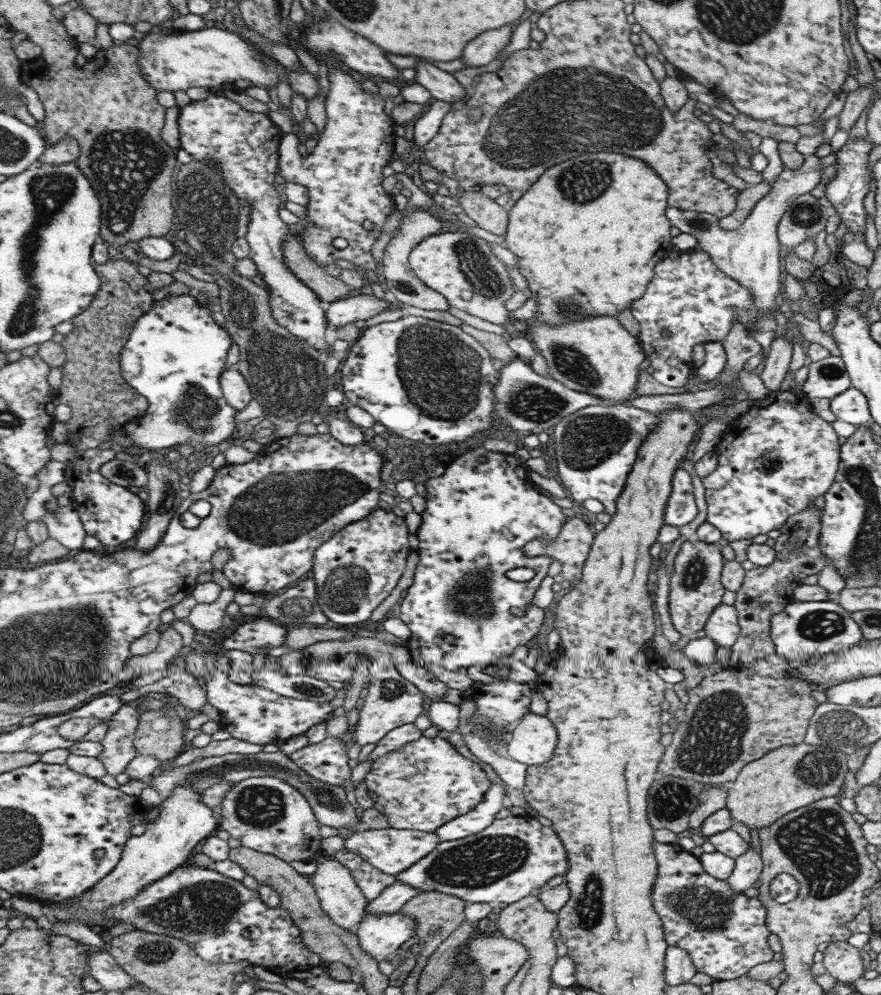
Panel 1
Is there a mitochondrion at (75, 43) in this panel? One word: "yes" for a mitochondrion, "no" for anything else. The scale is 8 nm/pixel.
no

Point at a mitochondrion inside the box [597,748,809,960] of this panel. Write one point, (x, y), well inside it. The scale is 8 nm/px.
(705, 910)

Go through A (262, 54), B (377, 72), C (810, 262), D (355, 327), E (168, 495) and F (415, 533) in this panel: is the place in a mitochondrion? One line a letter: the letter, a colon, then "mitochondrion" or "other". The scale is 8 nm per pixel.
A: other
B: other
C: other
D: other
E: mitochondrion
F: other

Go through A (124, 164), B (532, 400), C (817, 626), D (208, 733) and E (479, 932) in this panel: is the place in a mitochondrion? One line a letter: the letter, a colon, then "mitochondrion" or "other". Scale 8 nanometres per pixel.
A: mitochondrion
B: mitochondrion
C: mitochondrion
D: other
E: other

